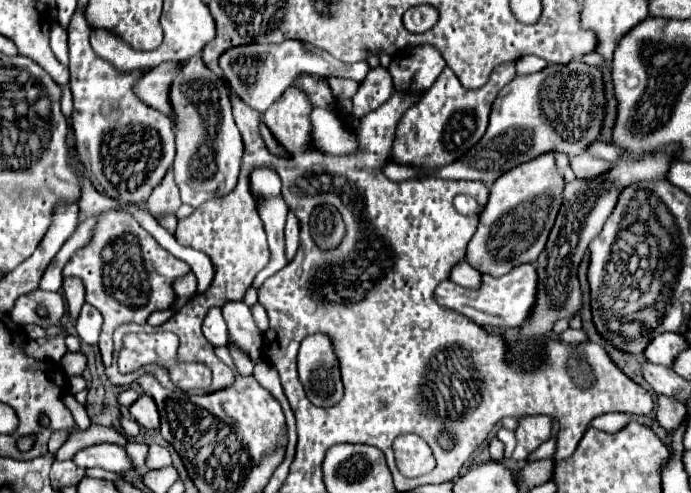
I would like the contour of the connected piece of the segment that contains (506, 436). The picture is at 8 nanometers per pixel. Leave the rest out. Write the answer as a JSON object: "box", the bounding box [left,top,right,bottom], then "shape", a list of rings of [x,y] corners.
{"box":[496,428,516,458],"shape":[[[500,428],[496,436],[498,436],[498,440],[500,440],[500,442],[504,442],[504,446],[506,446],[504,458],[510,458],[510,454],[512,454],[512,450],[514,450],[514,446],[516,446],[514,432],[510,432],[510,430],[506,430],[506,428]]]}

